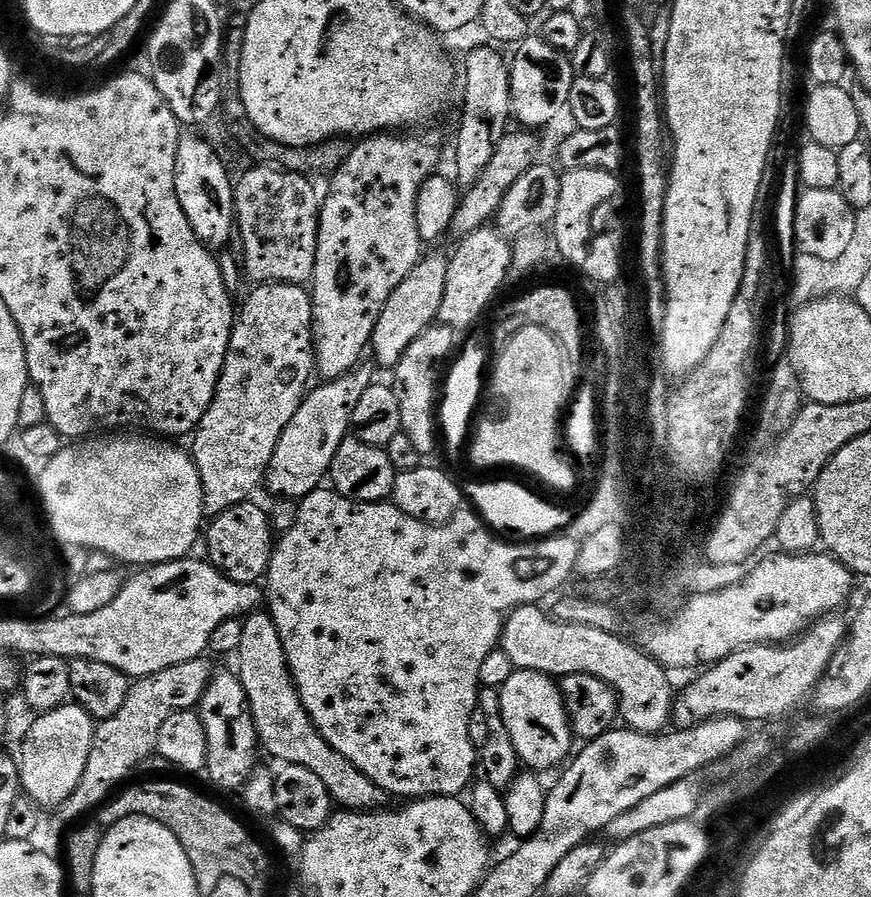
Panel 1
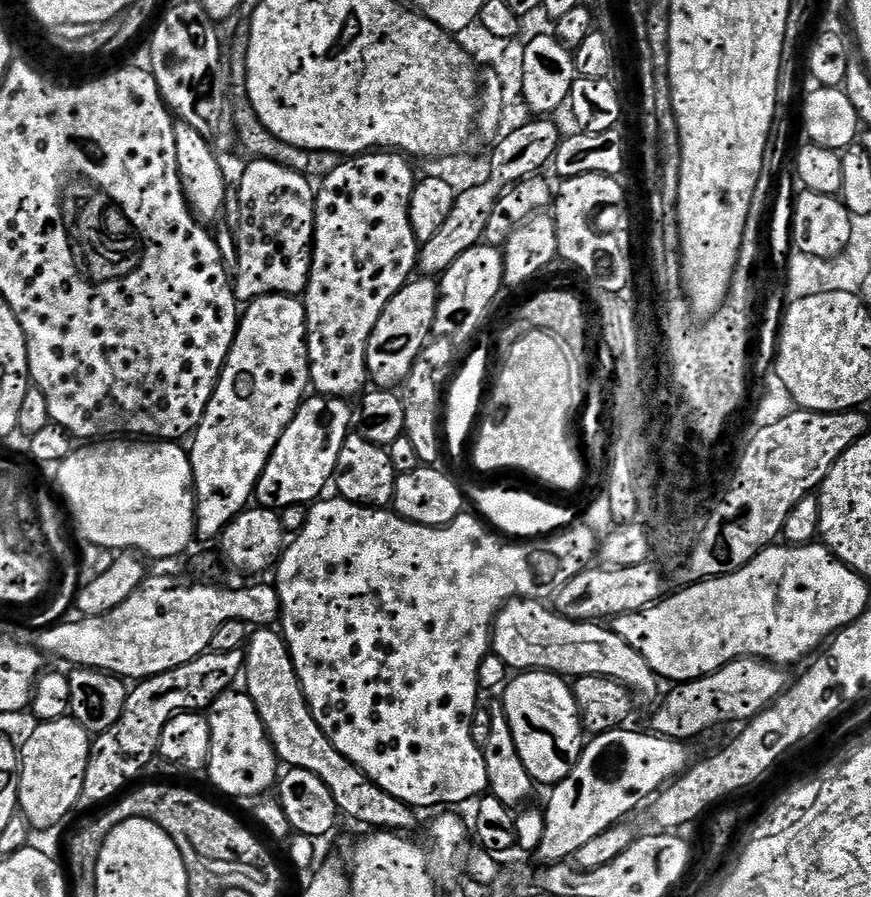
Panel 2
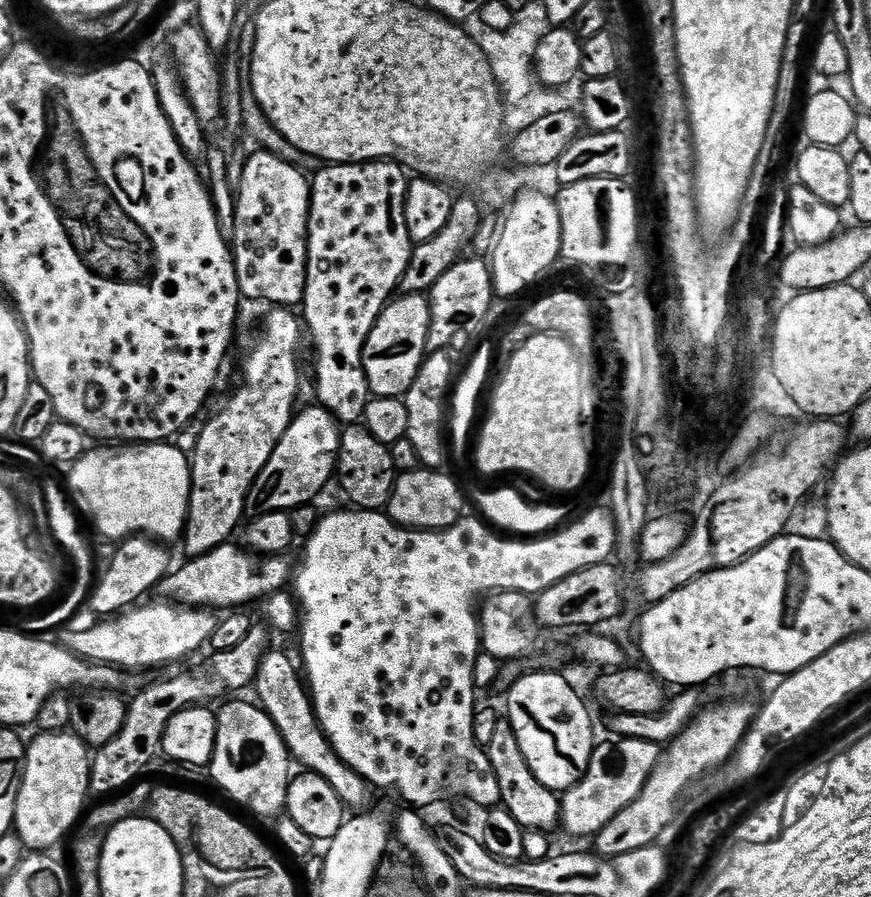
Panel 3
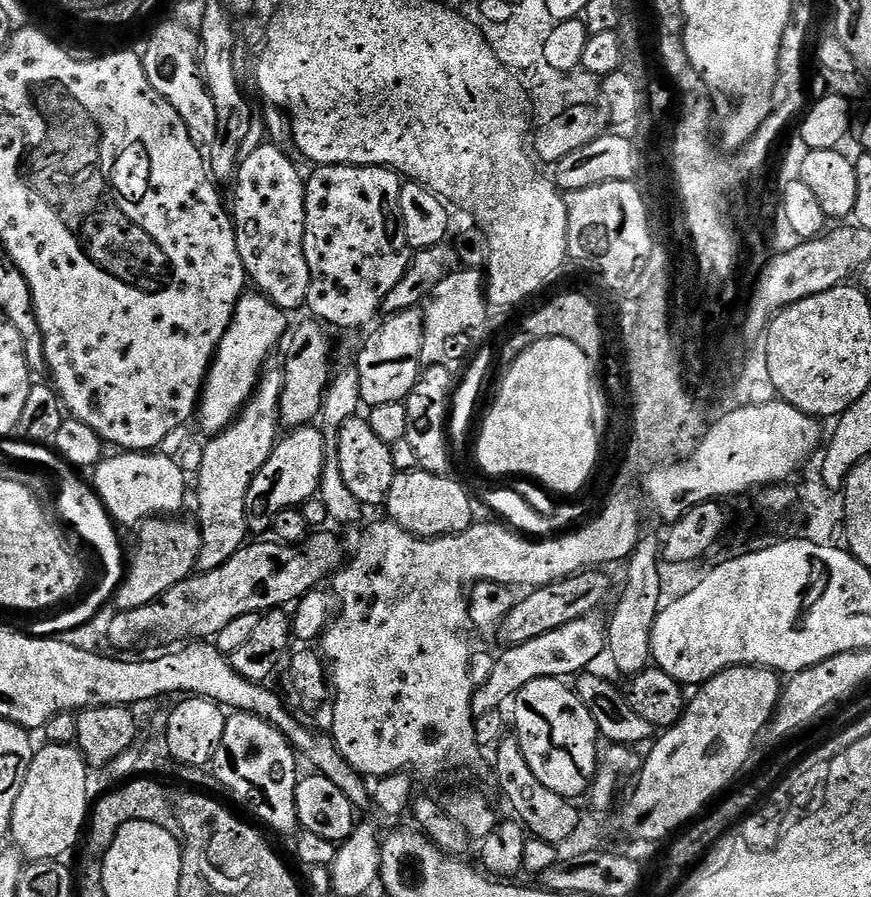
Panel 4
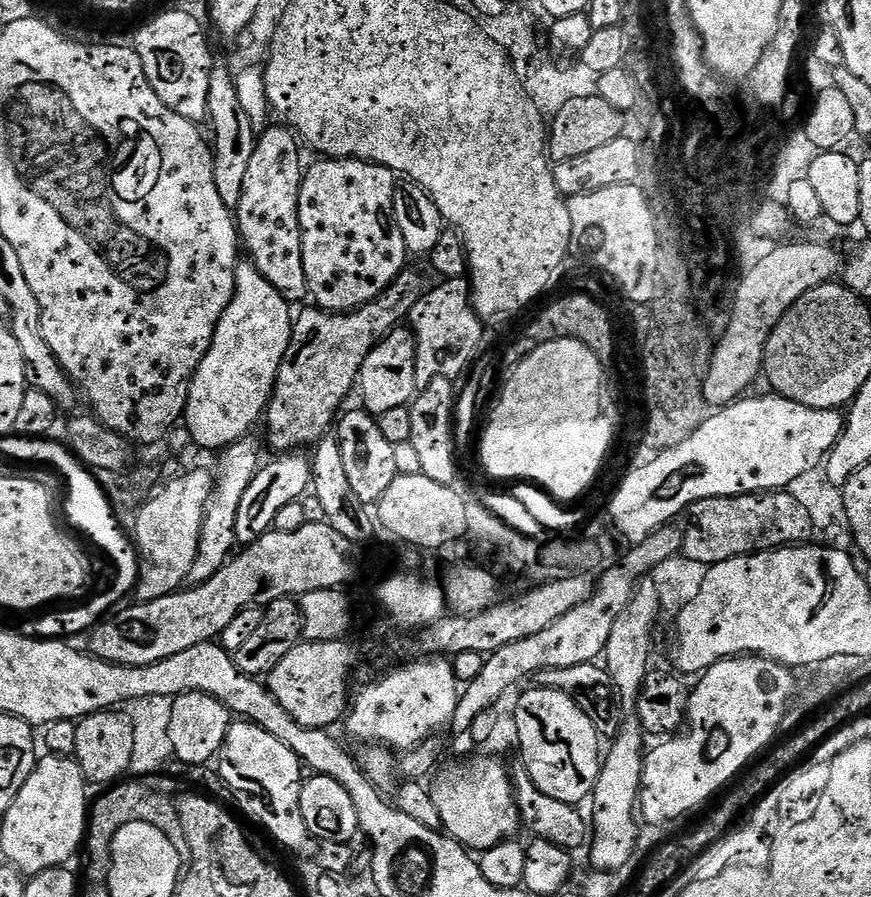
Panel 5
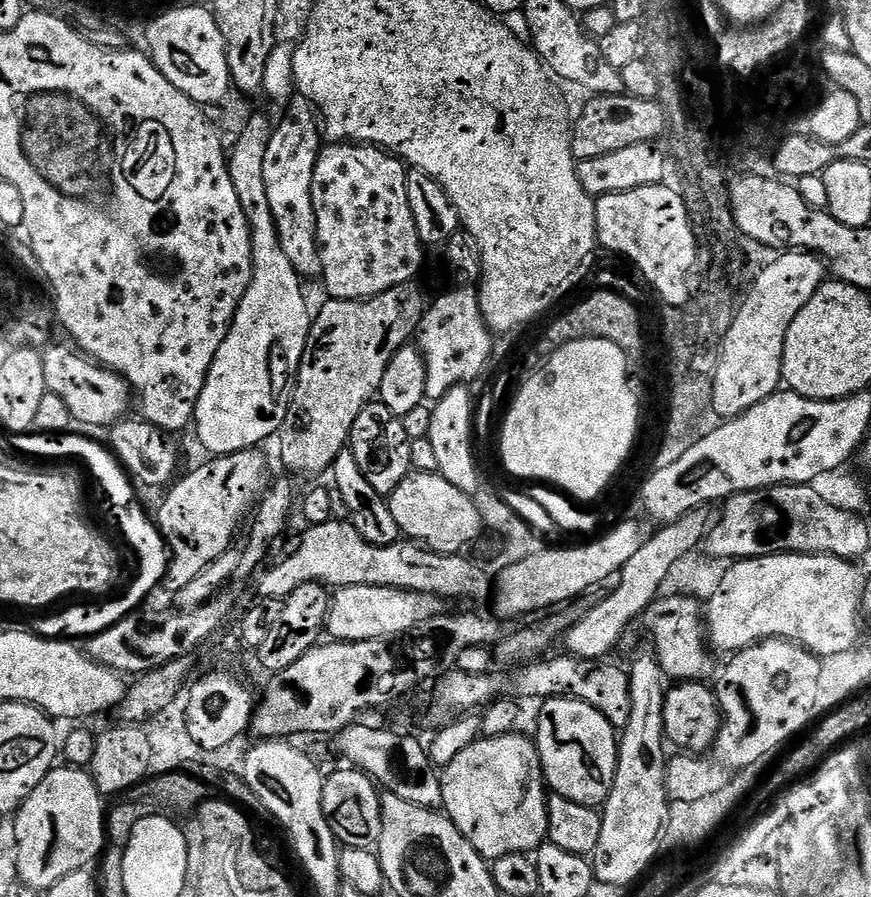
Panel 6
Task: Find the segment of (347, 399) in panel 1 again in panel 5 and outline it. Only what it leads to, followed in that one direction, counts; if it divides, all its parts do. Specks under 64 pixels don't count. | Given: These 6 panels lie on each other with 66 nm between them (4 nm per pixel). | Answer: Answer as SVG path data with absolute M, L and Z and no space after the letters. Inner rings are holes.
M284 454L273 464L266 463L259 469L242 495L241 505L238 506L236 524L236 543L247 546L258 542L275 525L278 510L282 506L297 503L308 492L312 483L312 465L309 457L304 454Z

